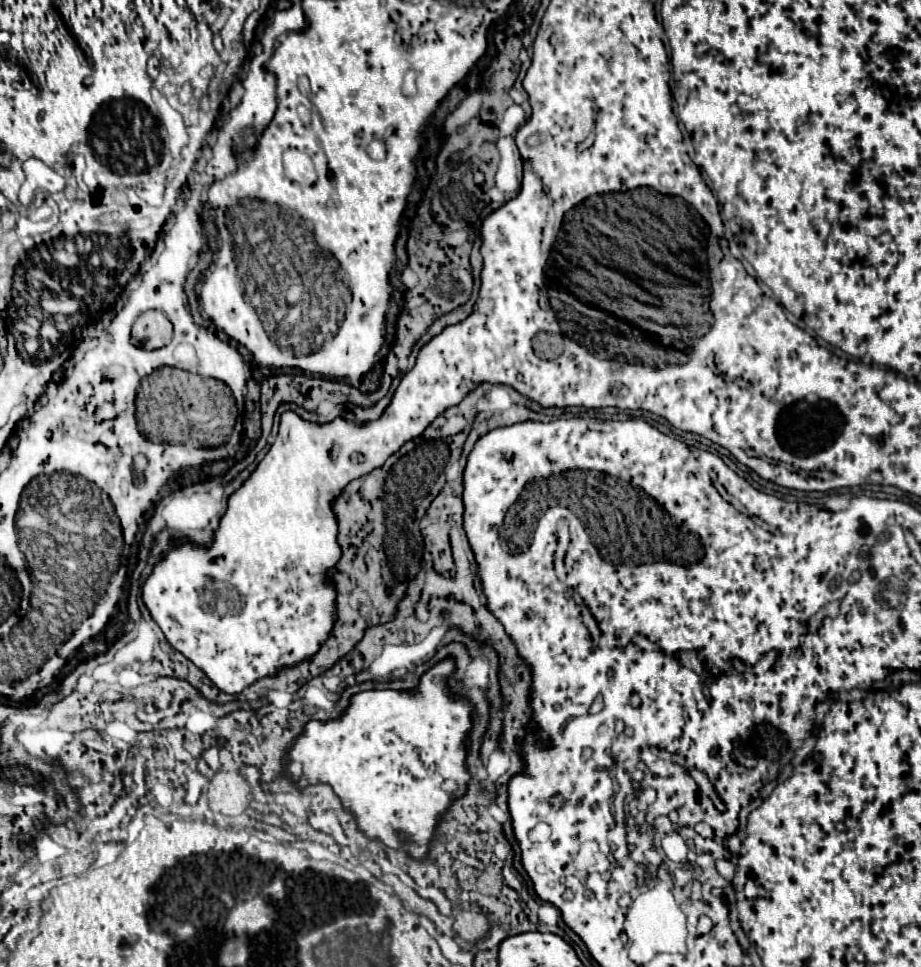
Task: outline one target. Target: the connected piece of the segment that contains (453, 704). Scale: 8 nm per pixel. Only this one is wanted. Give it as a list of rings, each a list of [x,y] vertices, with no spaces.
[[[451,660],[437,664],[423,674],[419,688],[413,692],[369,690],[355,694],[349,710],[341,718],[329,722],[307,722],[305,732],[297,738],[287,756],[289,760],[303,764],[299,786],[317,782],[329,784],[341,798],[343,806],[355,814],[359,828],[369,838],[379,838],[389,848],[401,848],[413,858],[423,858],[427,854],[439,814],[449,808],[451,800],[463,792],[463,786],[467,786],[467,780],[471,778],[465,768],[465,740],[471,730],[471,704],[467,698],[455,696],[445,686],[445,678],[451,676],[453,668]]]

